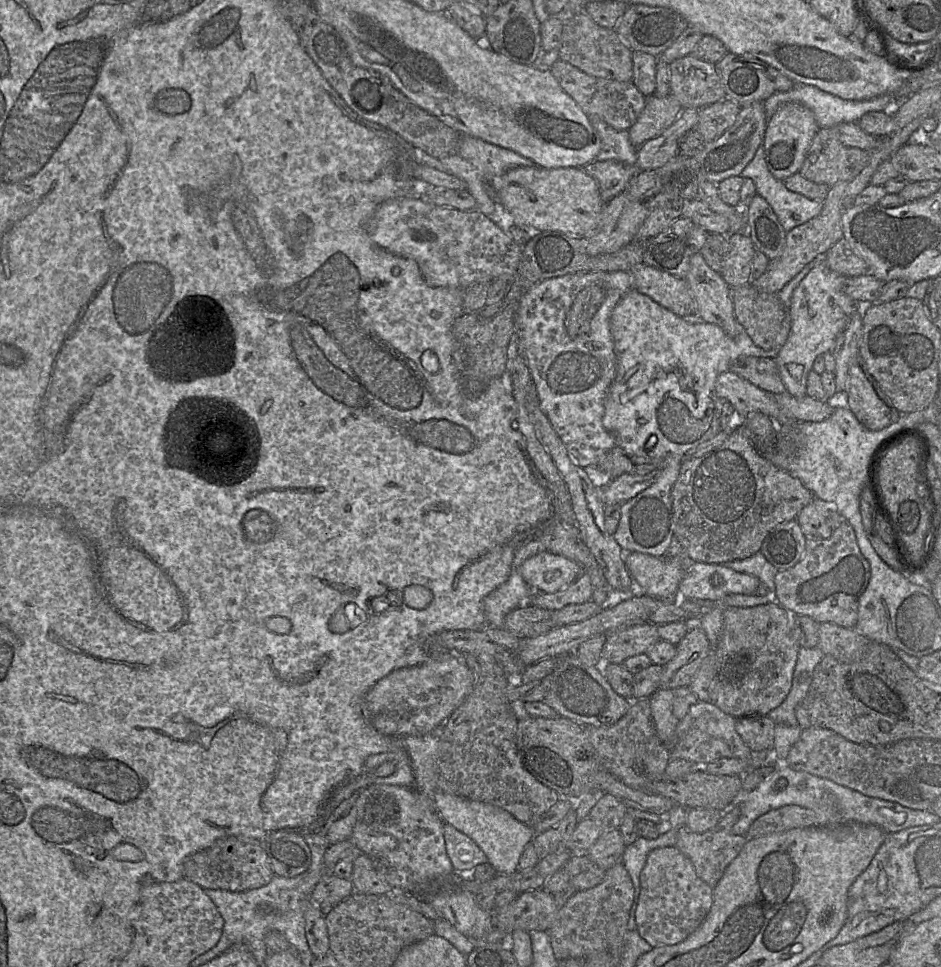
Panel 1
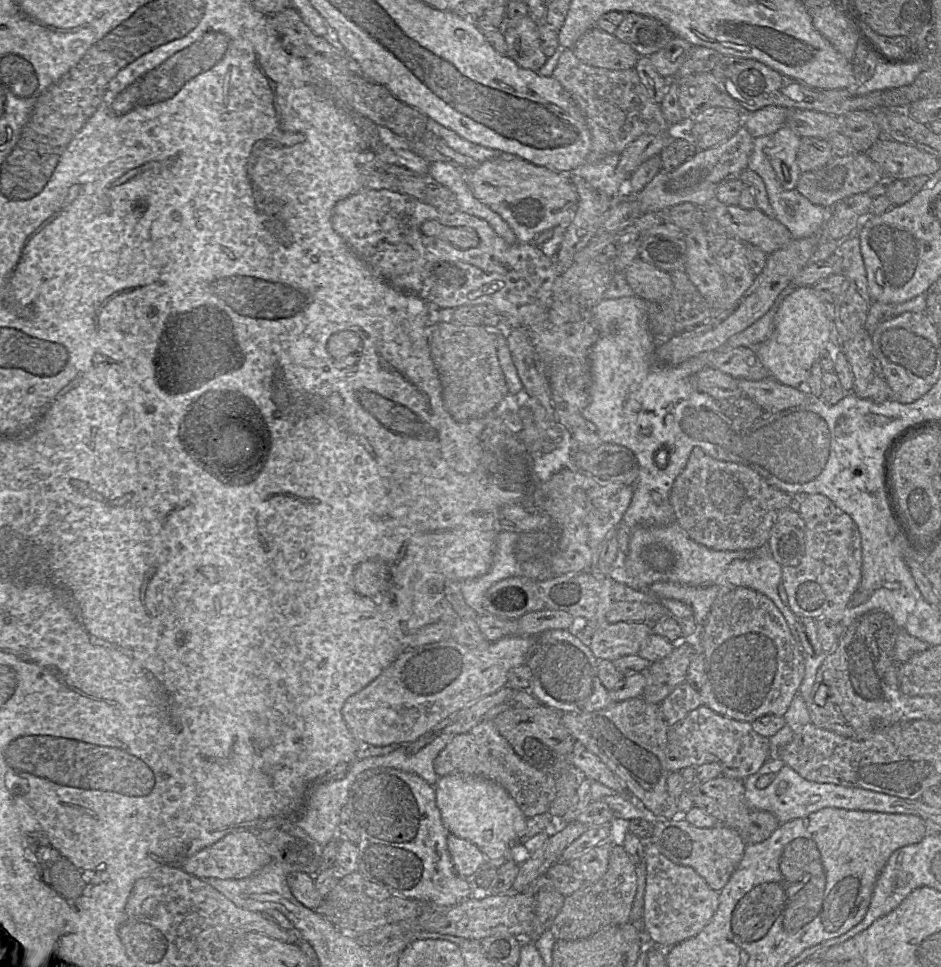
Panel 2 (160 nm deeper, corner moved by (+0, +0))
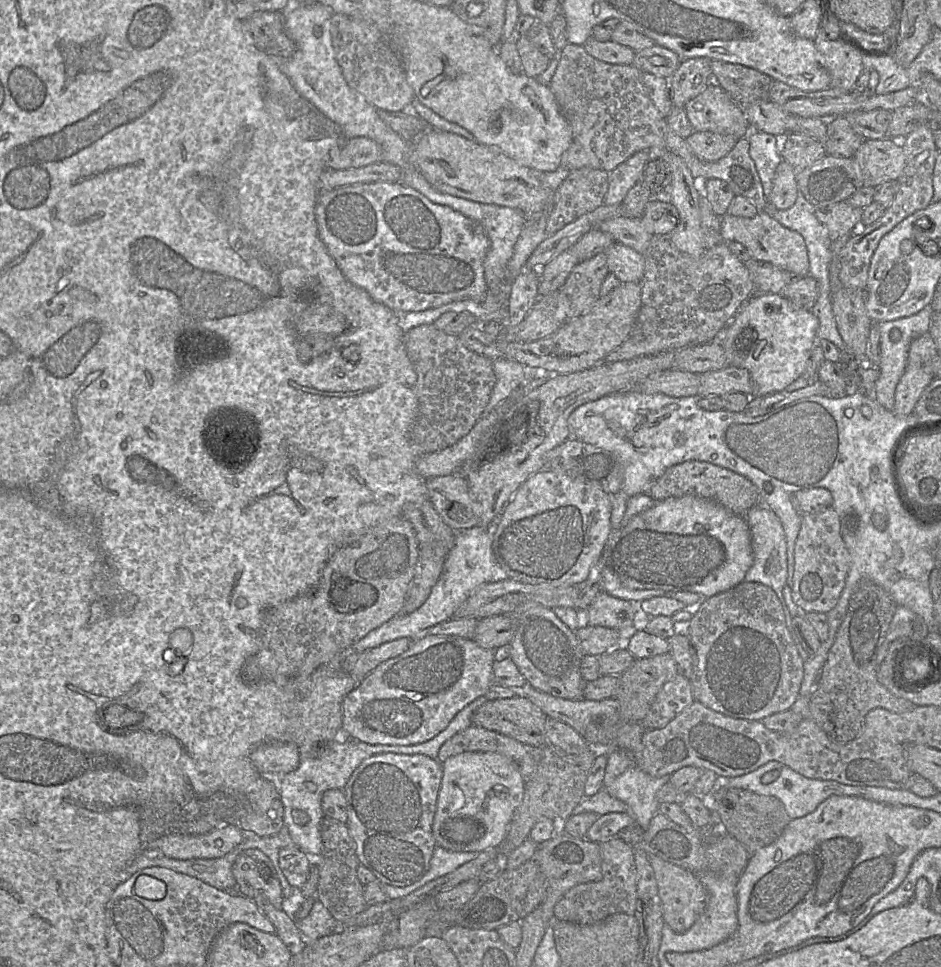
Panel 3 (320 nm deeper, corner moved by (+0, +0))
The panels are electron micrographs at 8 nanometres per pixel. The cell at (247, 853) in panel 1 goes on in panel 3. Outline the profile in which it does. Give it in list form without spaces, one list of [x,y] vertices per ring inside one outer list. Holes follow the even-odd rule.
[[[235,823],[197,835],[167,834],[147,847],[157,847],[166,857],[173,859],[215,859],[229,853],[242,840],[243,831]]]

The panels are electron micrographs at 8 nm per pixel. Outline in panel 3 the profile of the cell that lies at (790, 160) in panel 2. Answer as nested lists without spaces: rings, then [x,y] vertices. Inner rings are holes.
[[[784,159],[778,165],[773,179],[769,203],[779,210],[792,207],[797,198],[796,172]]]

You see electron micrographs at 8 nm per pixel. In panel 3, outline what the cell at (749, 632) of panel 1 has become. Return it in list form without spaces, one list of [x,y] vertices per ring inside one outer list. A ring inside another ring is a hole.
[[[744,581],[728,591],[704,599],[690,624],[688,637],[697,652],[697,664],[690,677],[696,701],[724,715],[754,721],[792,707],[799,697],[804,660],[798,652],[791,629],[787,627],[777,594],[770,587]]]

